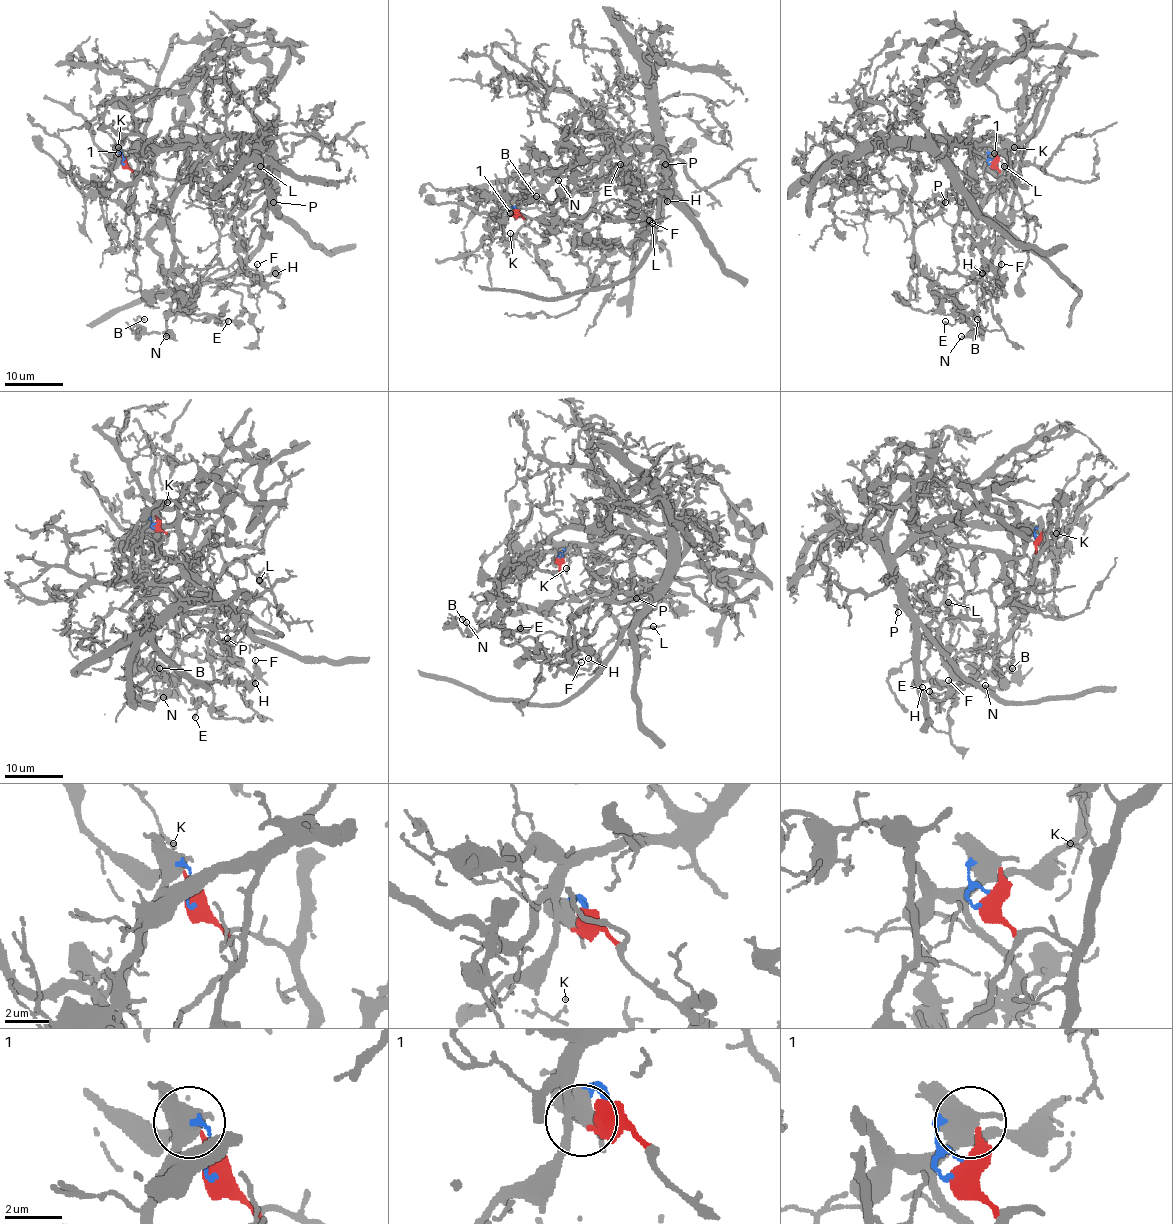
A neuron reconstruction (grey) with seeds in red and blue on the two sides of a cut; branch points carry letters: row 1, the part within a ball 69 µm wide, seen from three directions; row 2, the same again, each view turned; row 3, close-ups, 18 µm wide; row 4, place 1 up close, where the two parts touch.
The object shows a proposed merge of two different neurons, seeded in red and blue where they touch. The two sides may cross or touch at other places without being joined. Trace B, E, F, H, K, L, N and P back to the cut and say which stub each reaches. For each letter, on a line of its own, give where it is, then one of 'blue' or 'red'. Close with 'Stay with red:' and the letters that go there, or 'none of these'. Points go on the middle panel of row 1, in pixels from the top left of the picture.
B: place (536, 196); red
E: place (620, 164); red
F: place (649, 220); red
H: place (667, 201); blue
K: place (510, 233); blue
L: place (652, 223); blue
N: place (558, 180); red
P: place (665, 164); blue
Stay with red: B, E, F, N

